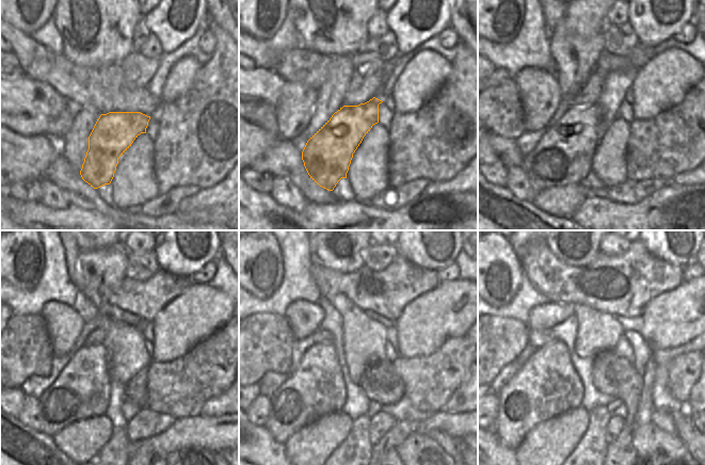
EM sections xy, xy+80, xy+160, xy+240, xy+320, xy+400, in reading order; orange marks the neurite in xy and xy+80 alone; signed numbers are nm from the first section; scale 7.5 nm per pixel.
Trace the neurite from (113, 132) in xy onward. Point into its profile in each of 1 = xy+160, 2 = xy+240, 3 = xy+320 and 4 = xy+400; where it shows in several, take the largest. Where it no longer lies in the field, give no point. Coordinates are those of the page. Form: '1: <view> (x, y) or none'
1: xy+160 (563, 156)
2: xy+240 (81, 390)
3: xy+320 (317, 388)
4: xy+400 (547, 385)

